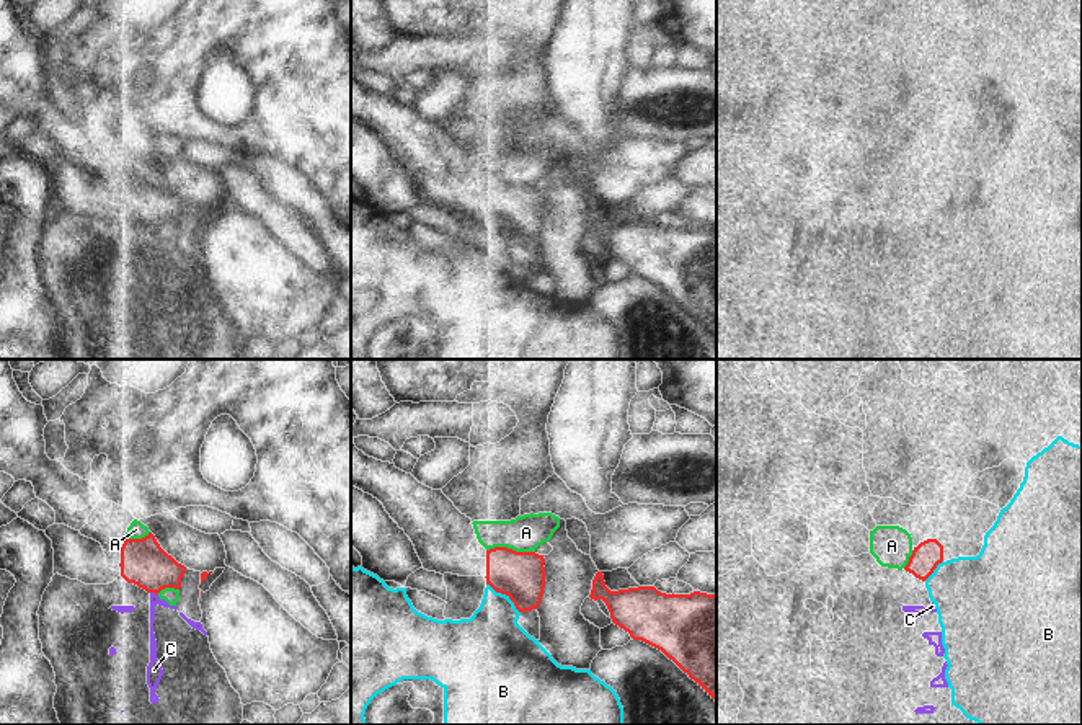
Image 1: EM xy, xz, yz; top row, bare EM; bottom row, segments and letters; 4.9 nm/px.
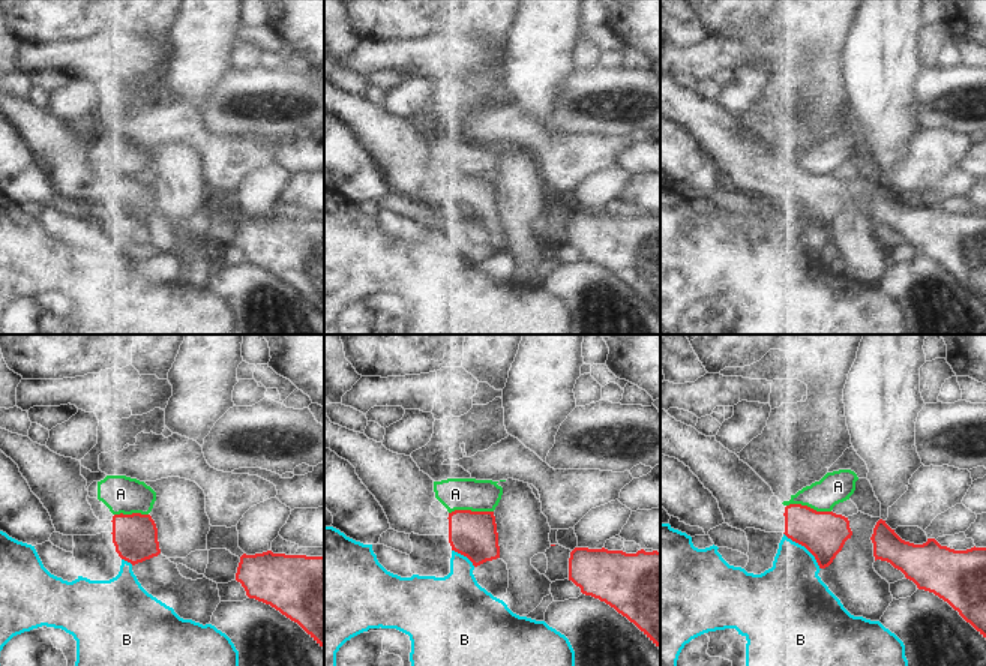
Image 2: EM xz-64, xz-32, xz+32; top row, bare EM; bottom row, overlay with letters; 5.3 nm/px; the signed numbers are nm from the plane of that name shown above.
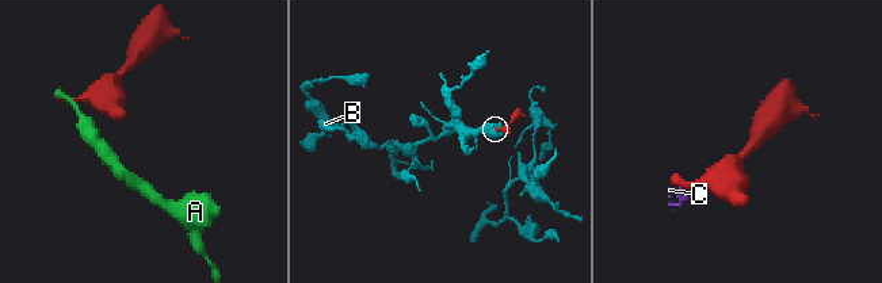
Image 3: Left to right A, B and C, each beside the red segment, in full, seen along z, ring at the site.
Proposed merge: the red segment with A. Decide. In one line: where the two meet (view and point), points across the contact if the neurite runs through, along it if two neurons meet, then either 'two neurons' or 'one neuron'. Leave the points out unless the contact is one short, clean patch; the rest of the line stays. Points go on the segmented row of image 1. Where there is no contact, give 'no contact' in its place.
contact xz (511, 549); two neurons

